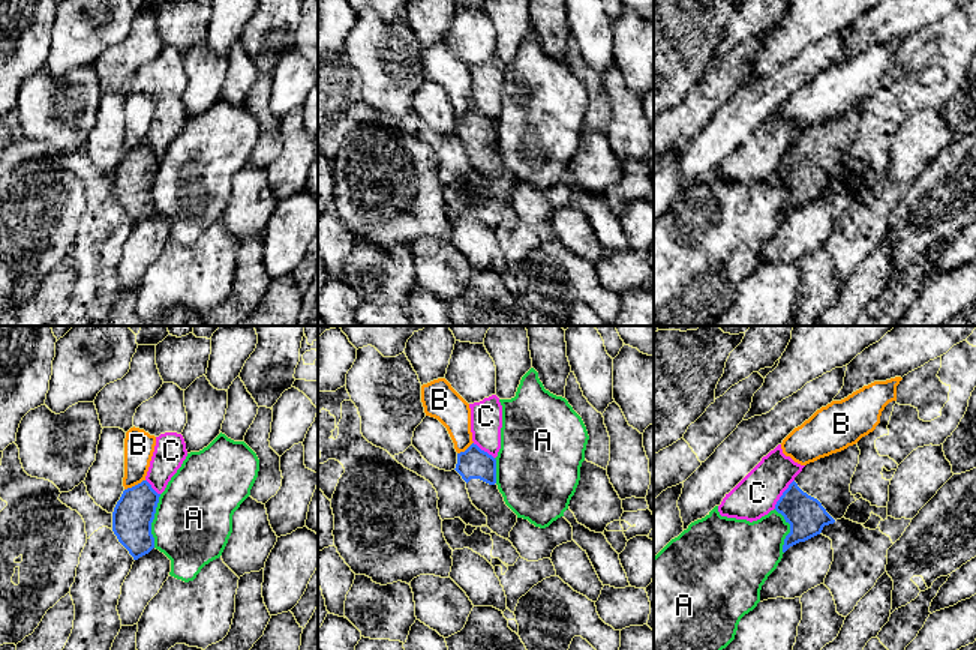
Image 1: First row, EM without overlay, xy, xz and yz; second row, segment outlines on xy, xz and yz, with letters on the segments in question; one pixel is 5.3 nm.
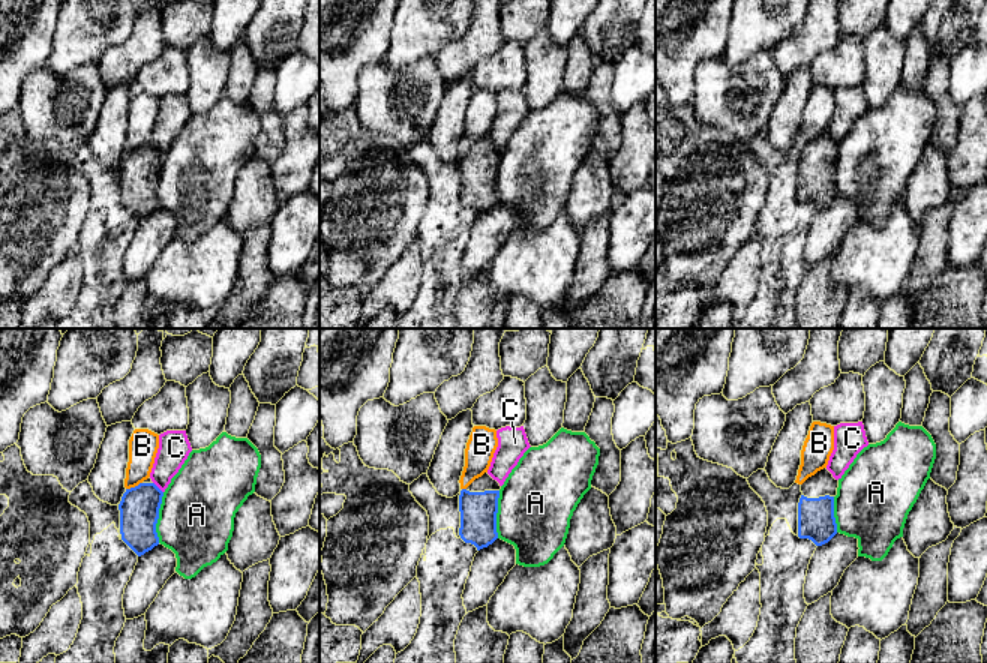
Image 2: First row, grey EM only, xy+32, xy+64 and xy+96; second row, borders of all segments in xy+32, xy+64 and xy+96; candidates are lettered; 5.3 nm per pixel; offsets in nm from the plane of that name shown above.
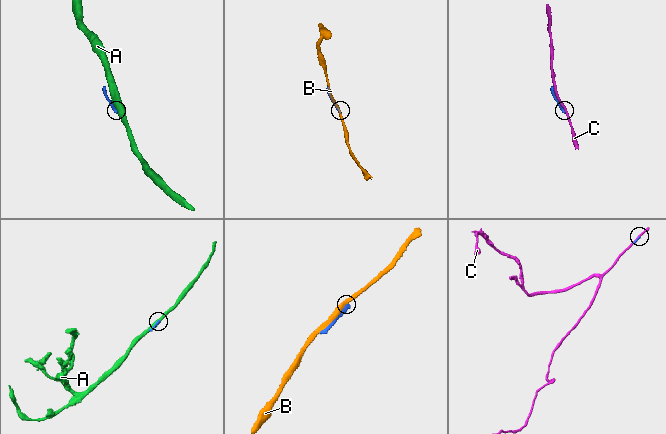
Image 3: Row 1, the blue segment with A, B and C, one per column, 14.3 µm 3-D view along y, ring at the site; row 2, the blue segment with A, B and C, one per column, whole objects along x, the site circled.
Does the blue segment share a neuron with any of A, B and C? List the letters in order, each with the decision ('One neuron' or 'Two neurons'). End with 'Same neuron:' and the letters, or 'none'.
A: Two neurons
B: Two neurons
C: Two neurons
Same neuron: none

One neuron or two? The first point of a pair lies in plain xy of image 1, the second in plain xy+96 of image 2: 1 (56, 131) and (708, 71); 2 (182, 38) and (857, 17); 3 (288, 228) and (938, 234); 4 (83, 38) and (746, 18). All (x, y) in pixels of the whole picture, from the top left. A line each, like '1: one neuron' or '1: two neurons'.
1: one neuron
2: one neuron
3: two neurons
4: one neuron

